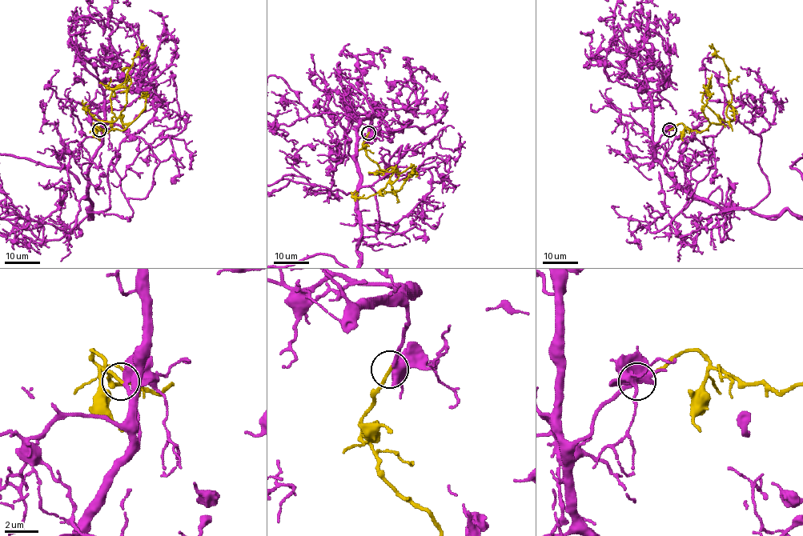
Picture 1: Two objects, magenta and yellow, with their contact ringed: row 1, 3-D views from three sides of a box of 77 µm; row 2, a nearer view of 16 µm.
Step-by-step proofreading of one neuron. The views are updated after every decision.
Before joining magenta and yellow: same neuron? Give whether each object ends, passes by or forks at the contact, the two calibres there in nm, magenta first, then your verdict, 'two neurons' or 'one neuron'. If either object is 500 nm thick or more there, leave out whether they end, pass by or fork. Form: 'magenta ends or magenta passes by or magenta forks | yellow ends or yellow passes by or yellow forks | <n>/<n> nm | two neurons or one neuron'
magenta forks | yellow ends | 440/200 nm | one neuron

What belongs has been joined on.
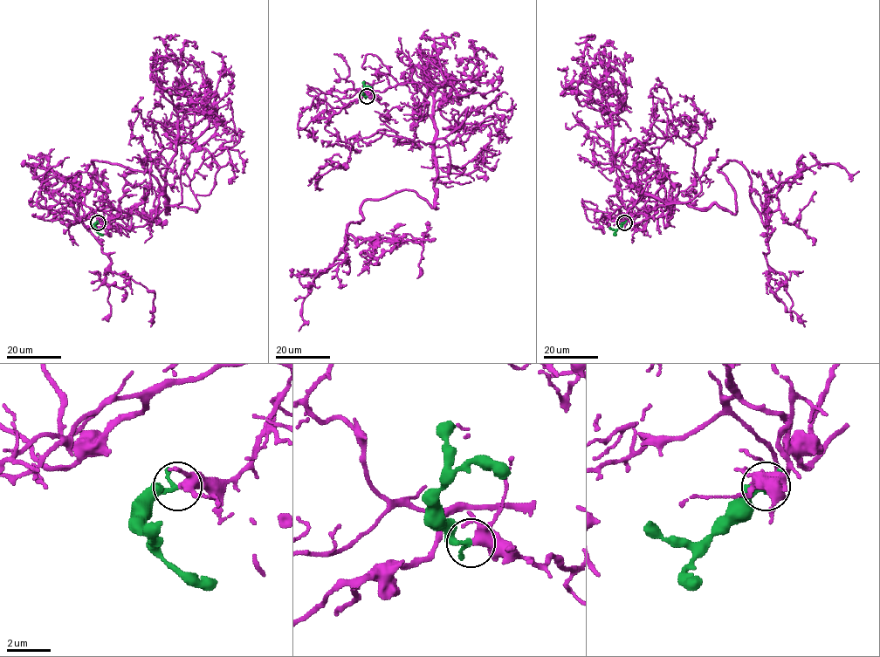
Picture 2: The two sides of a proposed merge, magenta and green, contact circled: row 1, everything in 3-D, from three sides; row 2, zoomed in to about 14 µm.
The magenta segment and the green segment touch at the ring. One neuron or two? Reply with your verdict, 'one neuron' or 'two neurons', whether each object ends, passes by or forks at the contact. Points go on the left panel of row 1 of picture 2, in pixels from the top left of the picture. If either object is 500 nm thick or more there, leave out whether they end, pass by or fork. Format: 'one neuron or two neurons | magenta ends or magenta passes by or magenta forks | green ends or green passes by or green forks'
two neurons | magenta forks | green ends

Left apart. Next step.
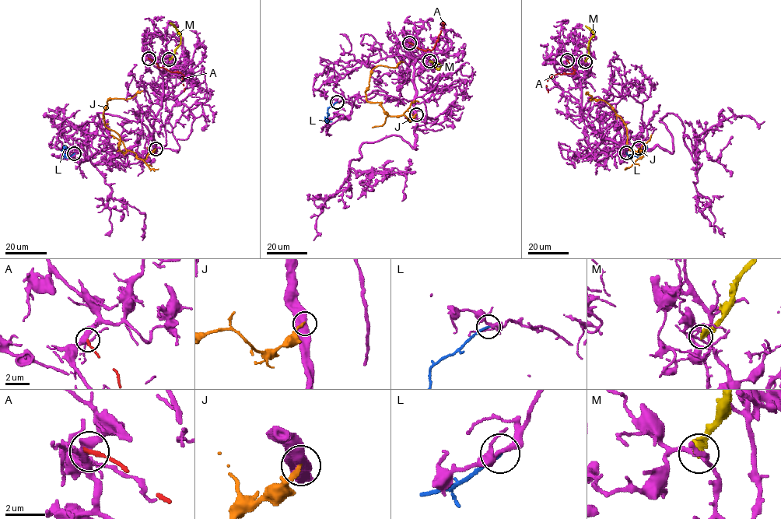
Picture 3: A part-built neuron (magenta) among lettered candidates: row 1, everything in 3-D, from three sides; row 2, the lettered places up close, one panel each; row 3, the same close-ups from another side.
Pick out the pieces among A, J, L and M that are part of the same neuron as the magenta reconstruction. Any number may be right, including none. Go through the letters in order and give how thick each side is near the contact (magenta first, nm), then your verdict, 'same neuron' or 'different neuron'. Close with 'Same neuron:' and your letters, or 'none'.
A: 320 nm thick on the magenta side, 200 nm on the other; different neuron
J: 550 nm thick on the magenta side, 240 nm on the other; different neuron
L: 240 nm thick on the magenta side, 180 nm on the other; same neuron
M: 140 nm thick on the magenta side, 400 nm on the other; different neuron
Same neuron: L

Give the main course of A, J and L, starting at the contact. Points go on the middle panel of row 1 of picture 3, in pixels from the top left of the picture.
A: (409, 43), (419, 49), (431, 50), (443, 27), (443, 22), (444, 24)
J: (416, 114), (410, 119), (391, 116), (382, 103), (366, 99), (373, 68), (395, 67), (404, 62)
L: (337, 101), (327, 109), (327, 121), (324, 117)

